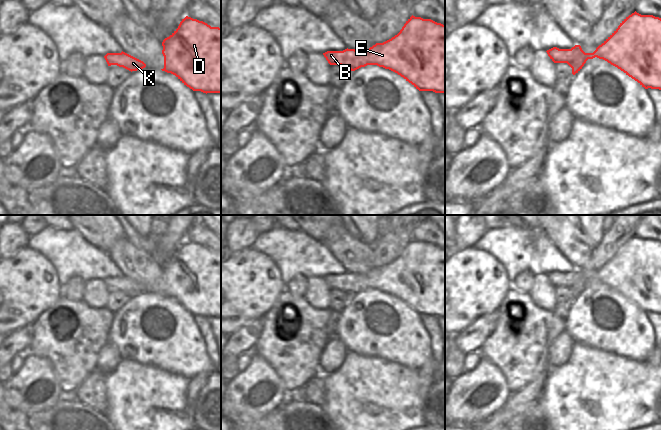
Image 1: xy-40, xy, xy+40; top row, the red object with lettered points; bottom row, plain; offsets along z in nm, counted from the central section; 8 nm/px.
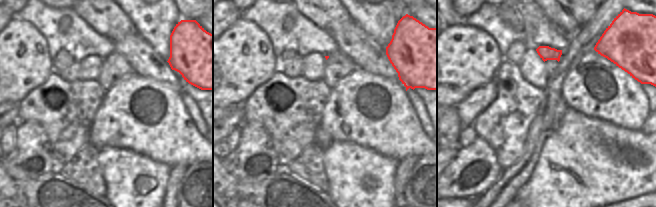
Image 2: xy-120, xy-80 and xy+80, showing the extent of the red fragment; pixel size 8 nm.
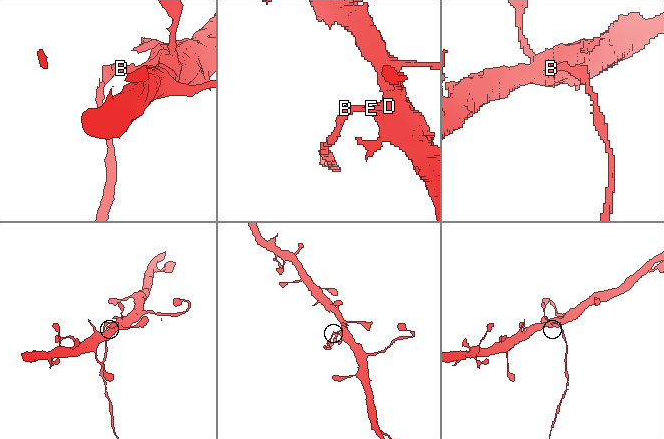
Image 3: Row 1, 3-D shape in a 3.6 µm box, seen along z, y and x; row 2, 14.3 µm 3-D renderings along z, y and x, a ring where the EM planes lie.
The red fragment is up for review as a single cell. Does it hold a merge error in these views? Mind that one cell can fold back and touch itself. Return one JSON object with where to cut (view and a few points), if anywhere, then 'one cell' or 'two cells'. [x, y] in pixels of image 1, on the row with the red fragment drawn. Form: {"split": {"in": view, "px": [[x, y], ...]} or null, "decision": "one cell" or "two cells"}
{"split": {"in": "xy", "px": [[364, 50], [365, 60], [368, 64]]}, "decision": "two cells"}

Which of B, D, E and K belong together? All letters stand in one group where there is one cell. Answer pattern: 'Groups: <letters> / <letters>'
Groups: B K / D E.

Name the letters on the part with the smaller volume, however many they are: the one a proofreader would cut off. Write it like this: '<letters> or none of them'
B, K.

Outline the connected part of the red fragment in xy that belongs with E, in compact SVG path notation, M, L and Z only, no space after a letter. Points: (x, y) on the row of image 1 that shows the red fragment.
M412 15L397 35L364 51L368 65L397 73L419 91L445 93L445 25Z

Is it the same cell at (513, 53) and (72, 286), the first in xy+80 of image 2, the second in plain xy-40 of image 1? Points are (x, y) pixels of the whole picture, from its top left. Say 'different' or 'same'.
same

